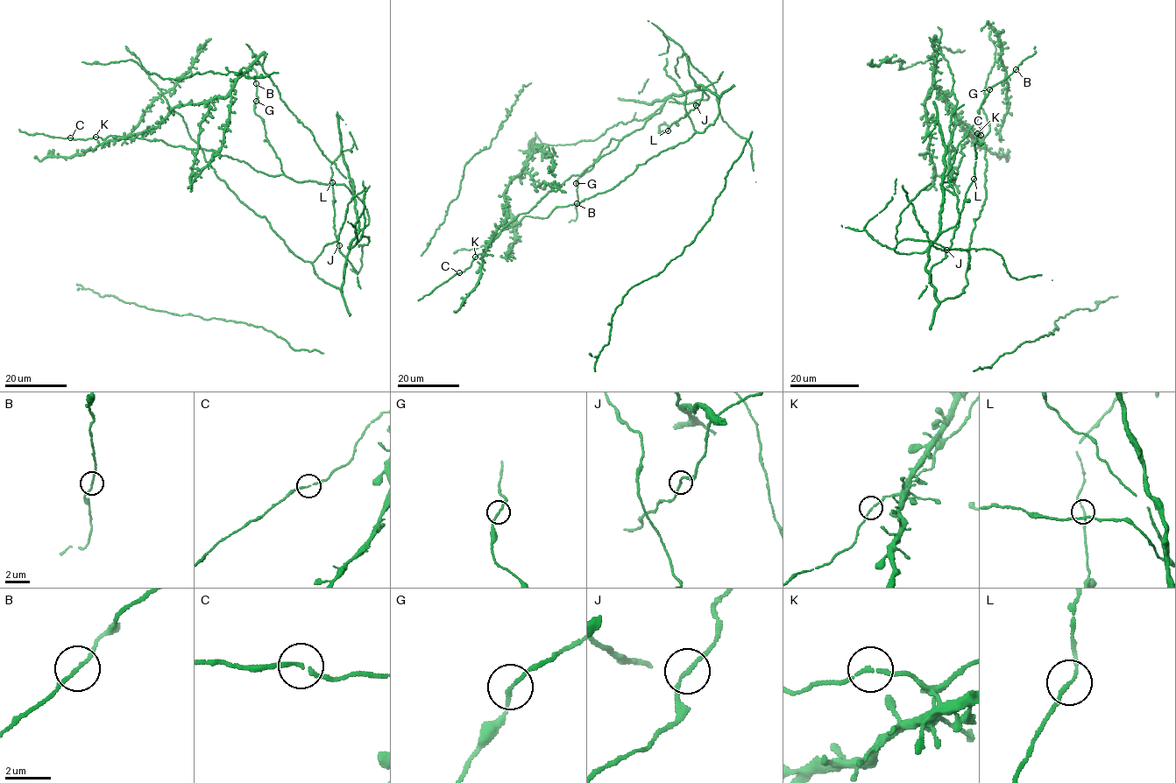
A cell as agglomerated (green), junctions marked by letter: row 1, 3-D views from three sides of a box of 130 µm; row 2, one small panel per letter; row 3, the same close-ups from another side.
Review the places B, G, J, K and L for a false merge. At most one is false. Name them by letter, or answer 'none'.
none

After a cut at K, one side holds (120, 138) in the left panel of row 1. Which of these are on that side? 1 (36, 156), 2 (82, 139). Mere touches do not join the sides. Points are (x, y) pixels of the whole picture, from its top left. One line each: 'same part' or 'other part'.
1: same part
2: other part

